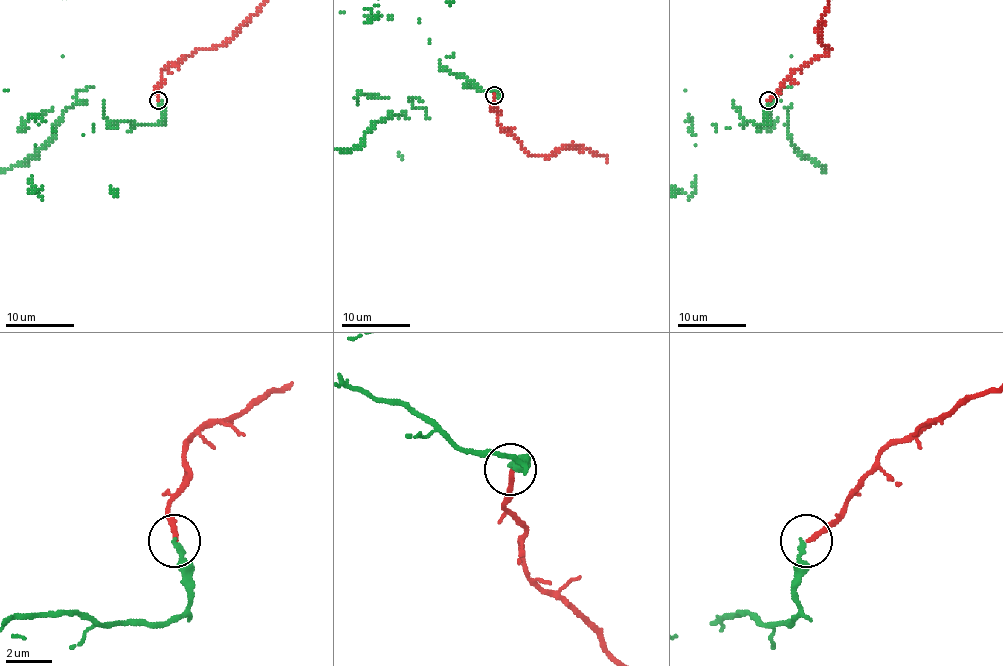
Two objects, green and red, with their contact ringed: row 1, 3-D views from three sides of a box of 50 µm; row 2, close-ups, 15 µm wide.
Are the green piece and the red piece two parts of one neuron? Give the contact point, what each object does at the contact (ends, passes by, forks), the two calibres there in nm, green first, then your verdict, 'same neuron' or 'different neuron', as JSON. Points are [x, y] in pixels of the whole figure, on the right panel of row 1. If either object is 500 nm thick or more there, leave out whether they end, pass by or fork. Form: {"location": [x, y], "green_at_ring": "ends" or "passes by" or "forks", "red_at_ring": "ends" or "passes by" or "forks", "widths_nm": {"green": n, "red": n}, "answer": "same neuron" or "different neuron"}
{"location": [768, 100], "green_at_ring": "ends", "red_at_ring": "ends", "widths_nm": {"green": 220, "red": 200}, "answer": "same neuron"}

